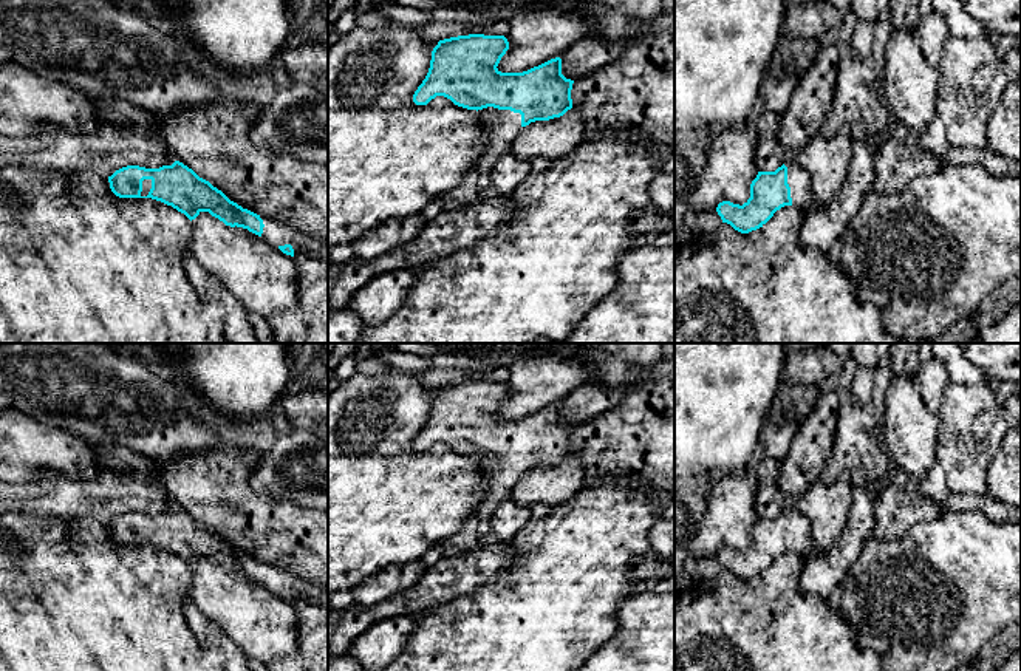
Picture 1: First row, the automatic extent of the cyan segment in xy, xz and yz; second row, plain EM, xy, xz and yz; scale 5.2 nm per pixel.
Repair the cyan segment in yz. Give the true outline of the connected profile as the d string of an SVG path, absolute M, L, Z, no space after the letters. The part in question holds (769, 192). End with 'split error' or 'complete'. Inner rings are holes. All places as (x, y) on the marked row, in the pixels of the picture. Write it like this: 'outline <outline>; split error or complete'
outline M786 159L775 172L758 172L750 184L750 198L743 204L722 201L716 212L722 223L741 233L763 227L784 206L808 207L812 186L808 172L795 159Z; split error

